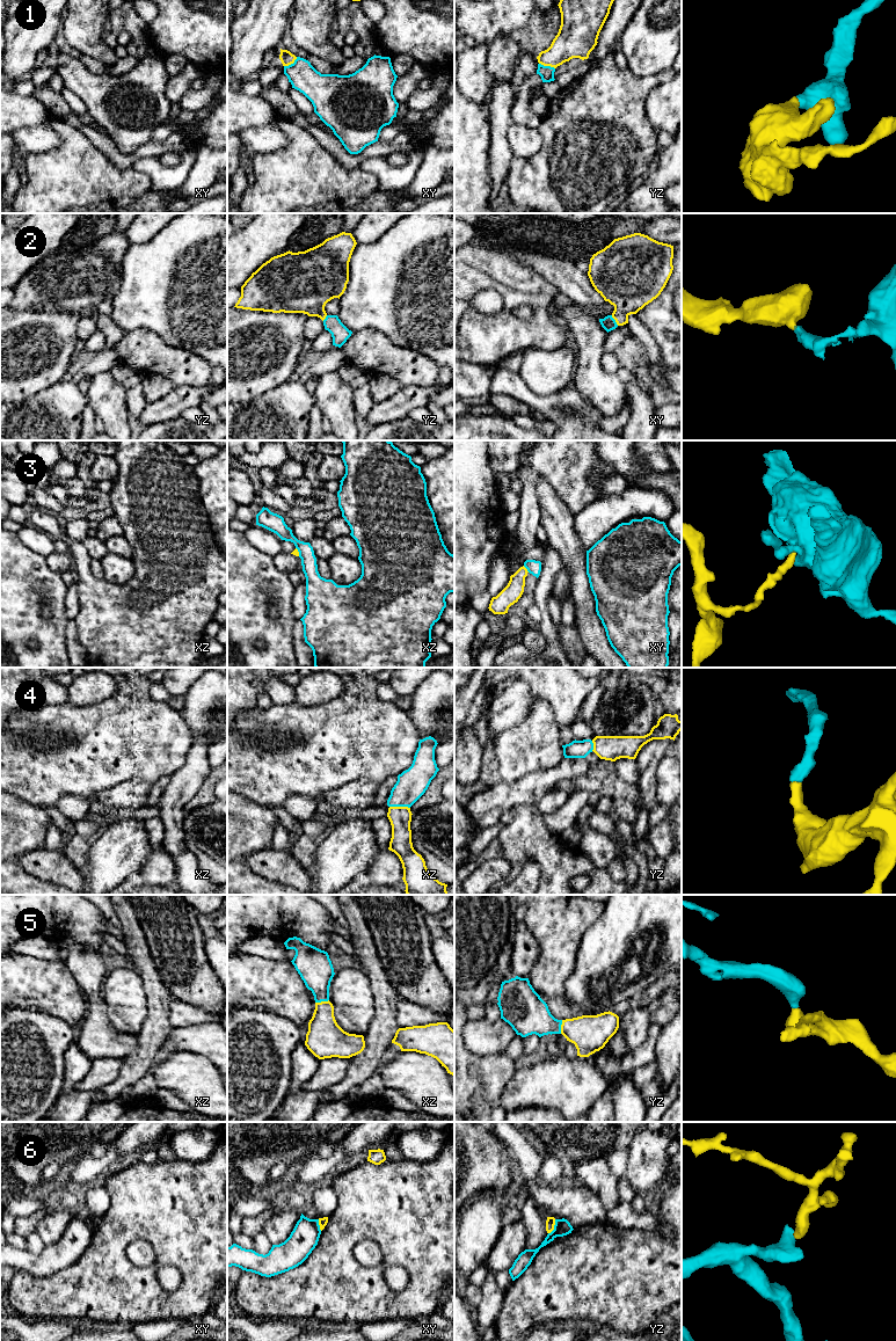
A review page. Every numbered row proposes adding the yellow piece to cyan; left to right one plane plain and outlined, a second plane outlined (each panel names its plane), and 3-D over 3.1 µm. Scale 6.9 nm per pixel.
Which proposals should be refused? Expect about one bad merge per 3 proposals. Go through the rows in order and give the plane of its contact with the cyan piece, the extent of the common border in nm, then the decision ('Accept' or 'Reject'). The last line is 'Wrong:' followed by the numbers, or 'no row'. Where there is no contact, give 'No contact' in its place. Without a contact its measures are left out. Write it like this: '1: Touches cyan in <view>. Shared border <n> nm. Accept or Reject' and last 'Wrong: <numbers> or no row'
1: Touches cyan in yz. Shared border 120 nm. Accept
2: Touches cyan in xy. Shared border 90 nm. Accept
3: Touches cyan in xy. Shared border 60 nm. Reject
4: Touches cyan in xz. Shared border 140 nm. Accept
5: Touches cyan in xz. Shared border 100 nm. Accept
6: Touches cyan in yz. Shared border 120 nm. Reject
Wrong: 3, 6

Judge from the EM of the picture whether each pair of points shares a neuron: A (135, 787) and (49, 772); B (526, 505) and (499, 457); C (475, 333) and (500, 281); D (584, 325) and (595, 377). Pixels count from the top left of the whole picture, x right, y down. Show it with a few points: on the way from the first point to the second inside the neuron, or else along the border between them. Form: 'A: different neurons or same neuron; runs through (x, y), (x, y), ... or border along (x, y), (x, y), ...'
A: different neurons; border along (145, 780), (128, 779), (100, 789), (94, 796)
B: different neurons; border along (522, 454), (519, 468), (515, 474)
C: same neuron; runs through (490, 327), (508, 310), (508, 296)
D: same neuron; runs through (590, 337), (590, 364)

